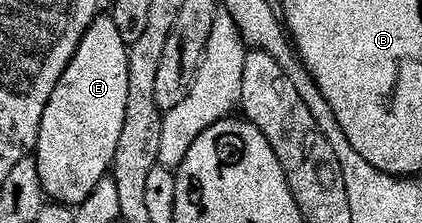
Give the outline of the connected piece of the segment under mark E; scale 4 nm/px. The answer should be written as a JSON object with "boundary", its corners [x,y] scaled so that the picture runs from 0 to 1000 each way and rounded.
{"boundary":[[[268,72],[225,76],[199,175],[190,175],[190,211],[180,247],[171,247],[152,336],[142,336],[142,372],[133,372],[133,408],[123,408],[123,444],[114,444],[114,480],[104,480],[104,534],[95,552],[85,700],[100,852],[121,906],[164,928],[194,919],[199,892],[227,857],[227,821],[237,821],[237,803],[263,771],[275,659],[284,659],[284,587],[294,587],[294,534],[303,498],[306,278],[306,215],[284,161]]]}

